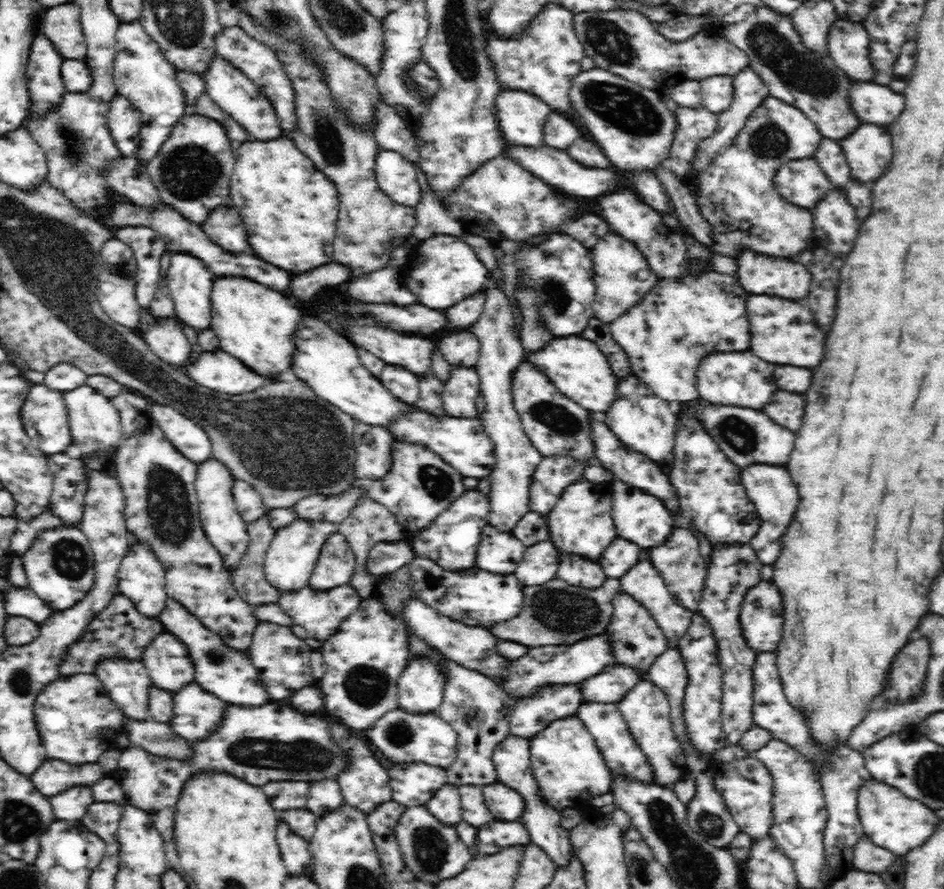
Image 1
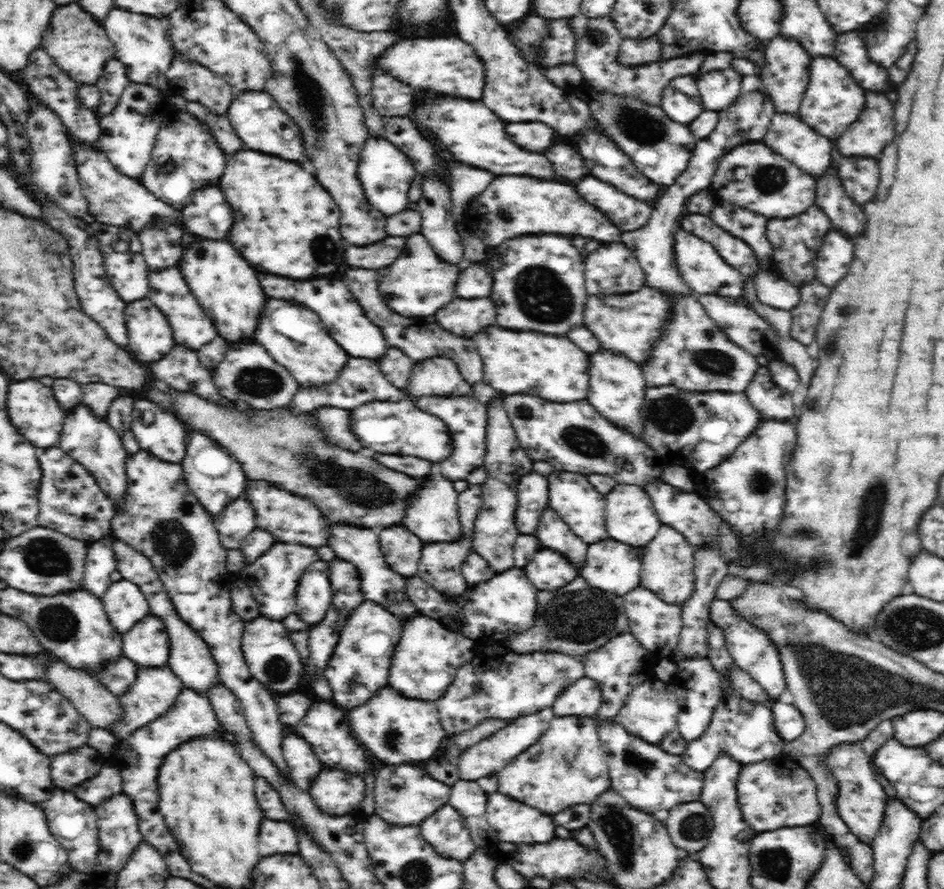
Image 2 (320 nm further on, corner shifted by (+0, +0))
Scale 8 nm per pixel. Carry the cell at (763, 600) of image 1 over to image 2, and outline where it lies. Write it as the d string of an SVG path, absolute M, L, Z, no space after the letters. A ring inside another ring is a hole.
M714 598L709 607L709 622L721 628L725 634L726 648L732 655L734 666L737 666L739 670L746 671L766 691L768 700L772 703L776 702L780 694L786 690L786 681L780 657L778 657L778 649L769 640L769 636L763 634L758 626L747 622L742 615L735 614L730 601L719 598Z

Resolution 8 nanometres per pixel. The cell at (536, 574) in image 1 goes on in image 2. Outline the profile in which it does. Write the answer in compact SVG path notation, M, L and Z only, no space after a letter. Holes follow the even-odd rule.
M543 547L522 568L538 591L558 590L580 576L580 568L567 560L563 553Z

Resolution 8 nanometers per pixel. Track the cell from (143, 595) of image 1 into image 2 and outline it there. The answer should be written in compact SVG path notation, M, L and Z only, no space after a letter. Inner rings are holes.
M128 579L111 583L100 599L109 622L122 636L139 621L151 615L149 602L140 587Z

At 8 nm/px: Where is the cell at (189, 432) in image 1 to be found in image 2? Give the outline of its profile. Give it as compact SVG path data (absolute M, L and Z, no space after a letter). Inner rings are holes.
M136 400L138 408L150 410L148 414L132 412L136 416L136 422L130 422L132 435L138 440L141 449L146 448L148 453L171 463L180 463L186 454L186 429L178 416L164 412L162 408L156 408L156 404L146 400ZM150 406L150 408L148 408ZM140 416L146 416L148 422L140 420ZM166 458L166 460L164 460Z

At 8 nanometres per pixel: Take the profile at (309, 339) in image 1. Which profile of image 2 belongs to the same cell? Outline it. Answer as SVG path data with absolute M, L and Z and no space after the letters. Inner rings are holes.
M270 300L270 306L266 306L266 318L262 318L262 330L254 330L252 339L264 347L278 364L288 369L302 388L333 382L349 356L330 337L329 331L326 332L326 327L315 312L292 302Z

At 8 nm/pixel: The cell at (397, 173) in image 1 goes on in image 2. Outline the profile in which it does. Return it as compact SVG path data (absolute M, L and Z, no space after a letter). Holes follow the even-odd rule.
M376 136L369 138L359 156L358 178L362 178L362 188L366 190L366 198L370 198L369 203L374 209L382 211L388 217L413 206L408 192L417 172L406 154L382 136Z

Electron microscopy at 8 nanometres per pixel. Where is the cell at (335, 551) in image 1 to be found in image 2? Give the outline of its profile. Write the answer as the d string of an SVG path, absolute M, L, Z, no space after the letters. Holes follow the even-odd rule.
M318 559L313 562L300 577L296 596L296 614L303 622L306 622L307 629L322 622L332 603L332 587L328 579L328 563Z

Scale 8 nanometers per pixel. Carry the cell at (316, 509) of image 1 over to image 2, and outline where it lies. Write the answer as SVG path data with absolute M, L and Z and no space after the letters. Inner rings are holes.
M246 482L244 497L250 500L254 510L256 527L268 531L278 542L296 543L309 547L324 546L330 531L326 527L327 518L320 509L306 498L298 498L286 490L272 486L262 486L262 482Z

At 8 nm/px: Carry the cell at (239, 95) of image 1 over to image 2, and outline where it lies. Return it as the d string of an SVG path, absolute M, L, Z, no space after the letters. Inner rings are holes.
M265 90L238 92L227 112L232 127L236 126L234 130L242 138L246 148L264 154L274 154L278 158L294 158L294 162L302 162L302 142L298 142L300 127L280 108L270 93Z

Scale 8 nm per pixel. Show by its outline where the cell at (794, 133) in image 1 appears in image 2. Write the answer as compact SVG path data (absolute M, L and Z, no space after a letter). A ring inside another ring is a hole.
M774 113L762 143L766 144L771 151L780 154L784 159L800 167L804 173L812 175L817 180L830 168L831 153L834 150L834 141L817 134L812 127L802 122L797 115L790 113Z

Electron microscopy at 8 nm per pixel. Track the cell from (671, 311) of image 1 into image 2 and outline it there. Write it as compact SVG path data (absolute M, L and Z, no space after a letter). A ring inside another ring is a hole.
M644 285L633 293L618 294L620 298L594 298L586 300L584 320L582 326L596 335L601 346L611 350L612 353L623 354L640 365L648 358L648 352L652 350L652 342L662 334L662 328L666 324L666 318L670 314L672 301L668 295L656 288Z

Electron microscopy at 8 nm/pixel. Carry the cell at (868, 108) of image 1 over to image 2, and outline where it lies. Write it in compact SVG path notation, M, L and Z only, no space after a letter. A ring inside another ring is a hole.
M812 56L805 94L798 117L817 134L833 141L858 121L862 110L865 110L865 89L854 81L850 71L832 56Z

